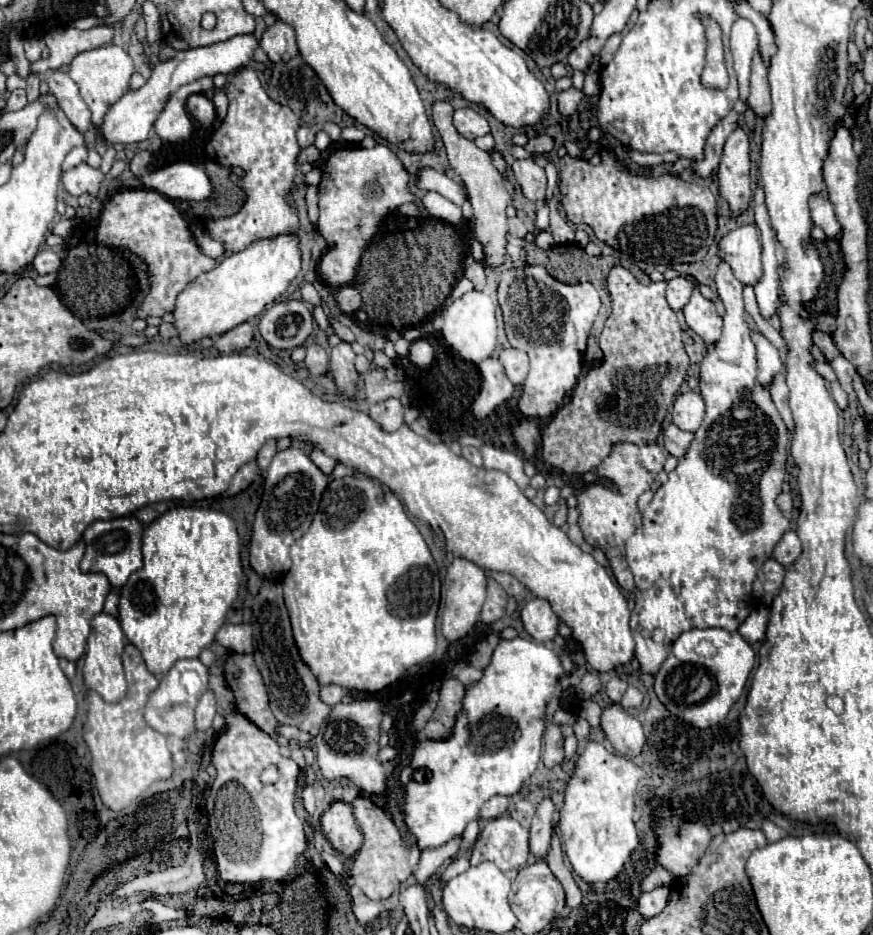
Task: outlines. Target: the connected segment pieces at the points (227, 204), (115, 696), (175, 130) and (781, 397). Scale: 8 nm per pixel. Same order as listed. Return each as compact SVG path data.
M206 162L204 164L208 176L212 176L212 196L208 200L202 202L190 202L190 208L196 216L212 216L212 218L224 218L224 216L232 216L240 210L240 206L244 204L244 192L234 186L228 180L228 168L222 168L216 162Z
M100 612L92 618L92 630L86 642L86 660L84 660L84 682L96 694L104 698L104 702L118 702L126 694L126 678L122 670L122 650L124 650L124 634L116 616Z
M200 78L192 84L180 86L166 102L164 110L154 122L156 134L166 142L180 142L188 138L194 132L194 122L190 114L186 112L186 100L190 94L206 94L208 90L214 90L212 78Z
M784 372L778 374L772 384L770 384L770 394L772 394L772 400L784 420L784 424L788 426L788 430L794 428L794 420L792 420L792 414L790 414L790 408L788 408L788 386L786 386L786 376Z

